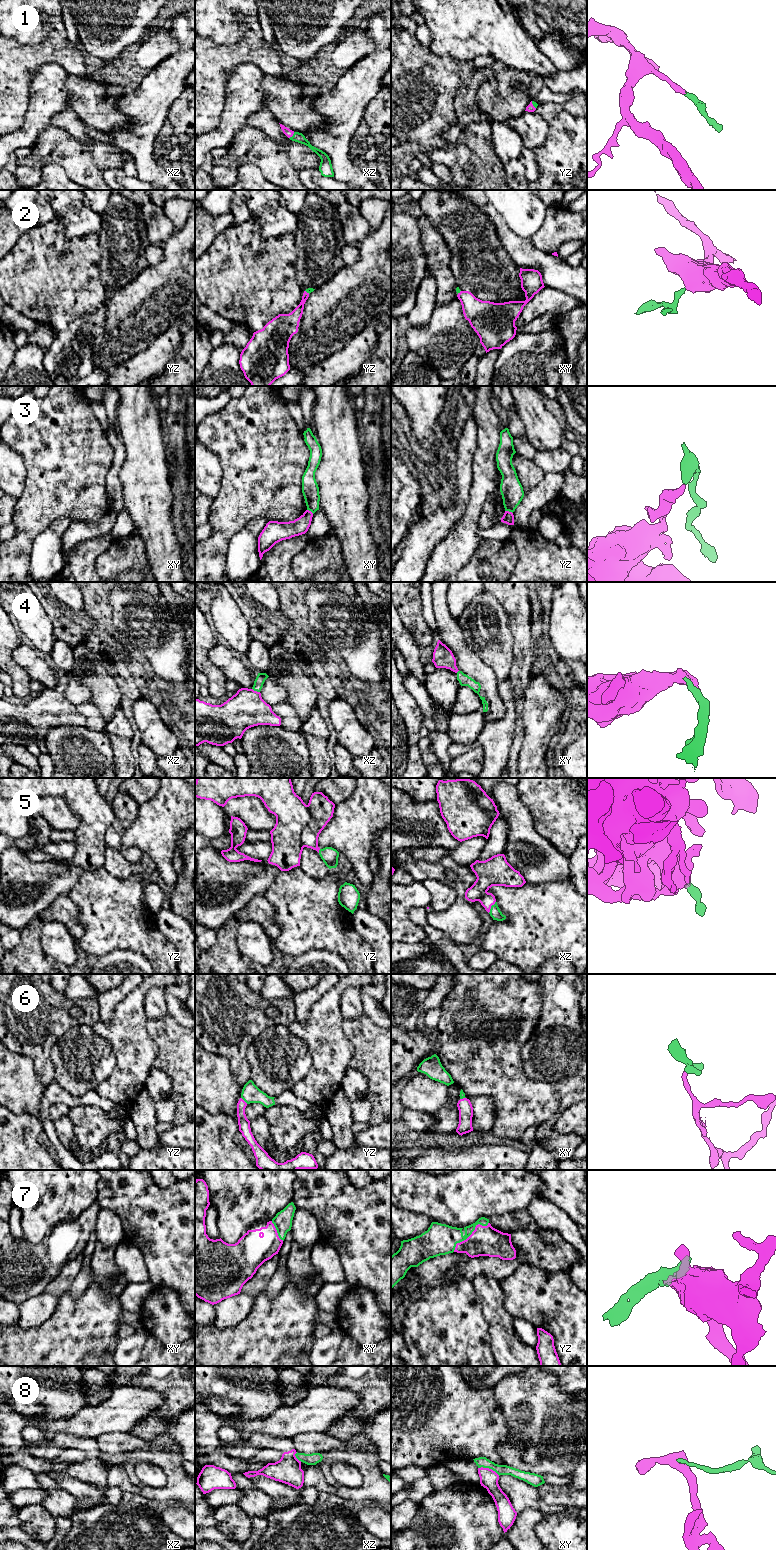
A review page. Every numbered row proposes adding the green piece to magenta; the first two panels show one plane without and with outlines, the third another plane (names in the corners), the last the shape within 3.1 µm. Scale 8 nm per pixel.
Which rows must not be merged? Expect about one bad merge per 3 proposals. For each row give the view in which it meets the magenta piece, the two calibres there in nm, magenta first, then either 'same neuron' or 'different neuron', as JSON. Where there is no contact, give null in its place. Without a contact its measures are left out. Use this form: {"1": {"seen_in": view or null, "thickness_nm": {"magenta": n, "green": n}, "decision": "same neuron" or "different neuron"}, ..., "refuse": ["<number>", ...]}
{"1": {"seen_in": "xz", "thickness_nm": {"magenta": 70, "green": 80}, "decision": "same neuron"}, "2": {"seen_in": "yz", "thickness_nm": {"magenta": 120, "green": 50}, "decision": "same neuron"}, "3": {"seen_in": "yz", "thickness_nm": {"magenta": 90, "green": 180}, "decision": "different neuron"}, "4": {"seen_in": "xz", "thickness_nm": {"magenta": 300, "green": 80}, "decision": "same neuron"}, "5": {"seen_in": "xz", "thickness_nm": {"magenta": 180, "green": 90}, "decision": "same neuron"}, "6": {"seen_in": "yz", "thickness_nm": {"magenta": 100, "green": 150}, "decision": "same neuron"}, "7": {"seen_in": "yz", "thickness_nm": {"magenta": 240, "green": 260}, "decision": "same neuron"}, "8": {"seen_in": "xy", "thickness_nm": {"magenta": 140, "green": 80}, "decision": "different neuron"}, "refuse": ["3", "8"]}

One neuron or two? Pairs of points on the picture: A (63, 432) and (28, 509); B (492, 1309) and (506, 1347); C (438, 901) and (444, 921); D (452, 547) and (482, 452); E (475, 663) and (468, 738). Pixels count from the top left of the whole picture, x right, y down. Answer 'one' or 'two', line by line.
A: one
B: one
C: two
D: one
E: two

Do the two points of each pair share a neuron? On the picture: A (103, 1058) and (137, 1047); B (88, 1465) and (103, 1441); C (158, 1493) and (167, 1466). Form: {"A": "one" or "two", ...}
{"A": "two", "B": "two", "C": "one"}

